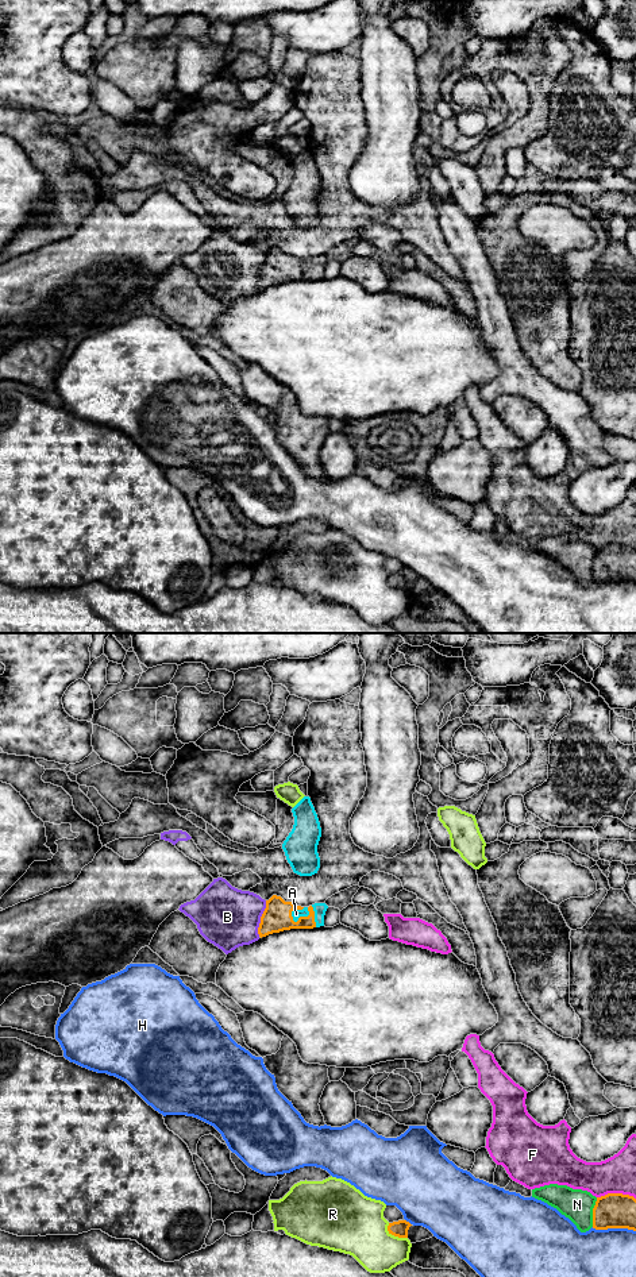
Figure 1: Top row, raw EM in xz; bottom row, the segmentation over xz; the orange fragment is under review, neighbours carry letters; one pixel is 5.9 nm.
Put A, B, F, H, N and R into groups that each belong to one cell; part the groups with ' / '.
A / B / F / H / N / R

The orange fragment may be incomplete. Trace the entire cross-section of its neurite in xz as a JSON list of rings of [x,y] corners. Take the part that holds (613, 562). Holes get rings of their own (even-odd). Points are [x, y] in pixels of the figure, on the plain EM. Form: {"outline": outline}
{"outline": [[[608,545],[597,549],[593,560],[593,580],[636,583],[636,551],[622,545]]]}

